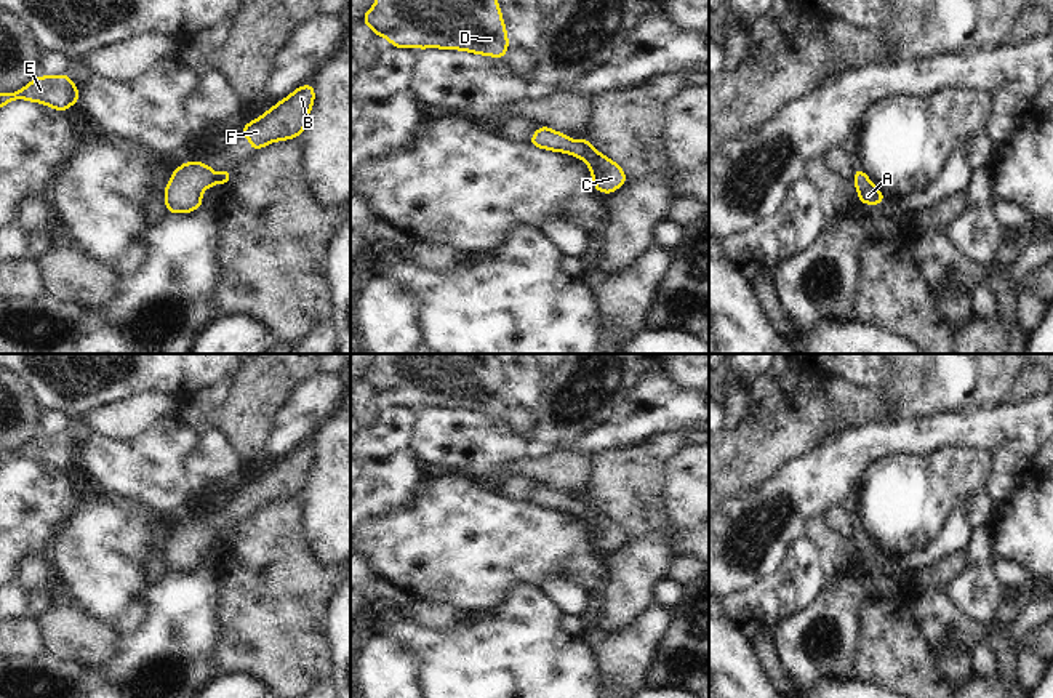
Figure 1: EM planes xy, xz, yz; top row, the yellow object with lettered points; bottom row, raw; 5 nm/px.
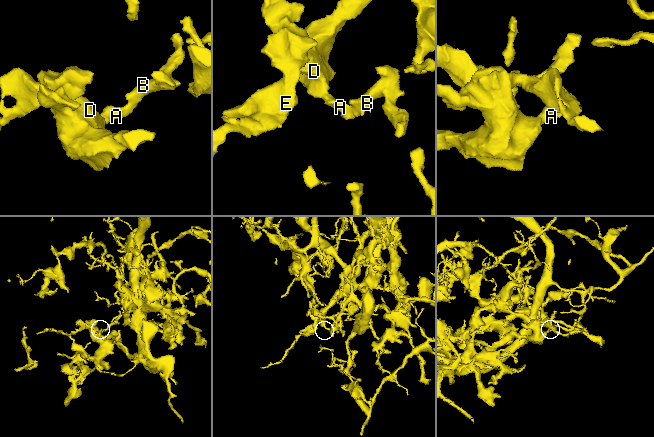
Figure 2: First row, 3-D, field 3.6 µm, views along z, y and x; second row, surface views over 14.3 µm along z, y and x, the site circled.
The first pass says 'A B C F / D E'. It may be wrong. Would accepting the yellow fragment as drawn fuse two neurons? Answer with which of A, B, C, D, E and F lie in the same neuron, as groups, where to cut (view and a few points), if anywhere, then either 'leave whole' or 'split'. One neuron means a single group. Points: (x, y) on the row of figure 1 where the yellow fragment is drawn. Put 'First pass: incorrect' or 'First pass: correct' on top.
First pass: incorrect
groups A B C D E F; cut none; leave whole

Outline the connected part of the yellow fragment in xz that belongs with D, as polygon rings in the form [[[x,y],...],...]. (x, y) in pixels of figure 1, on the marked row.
[[[376,0],[363,22],[400,50],[437,46],[504,59],[509,46],[498,0]]]

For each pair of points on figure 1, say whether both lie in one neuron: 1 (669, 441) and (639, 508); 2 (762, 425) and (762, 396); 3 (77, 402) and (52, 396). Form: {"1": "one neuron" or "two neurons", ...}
{"1": "one neuron", "2": "two neurons", "3": "one neuron"}

